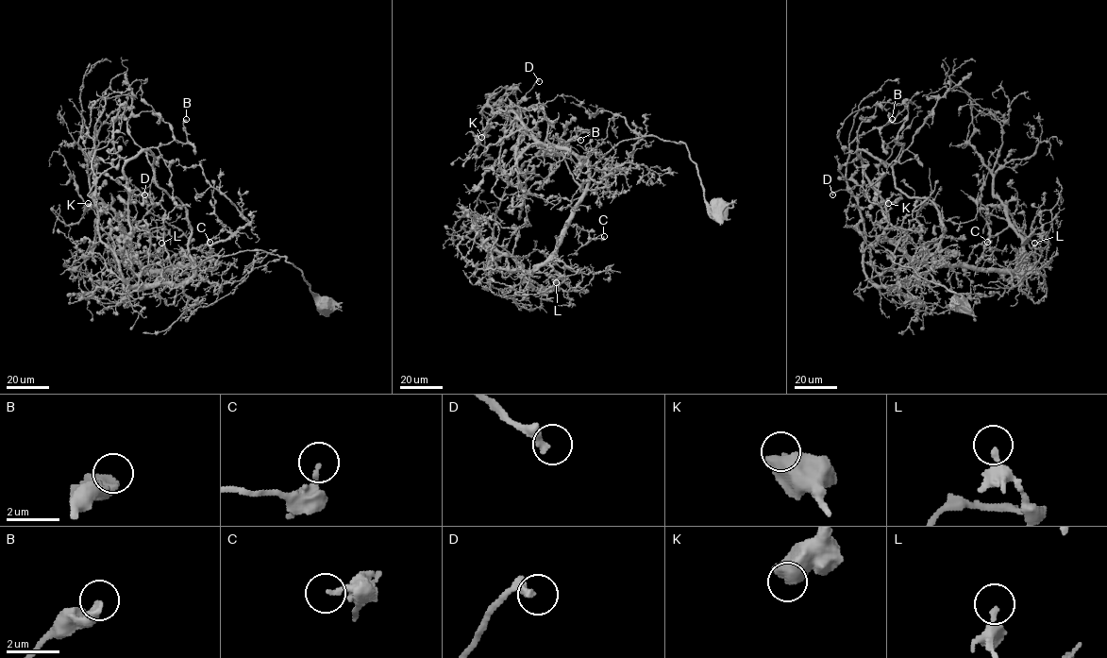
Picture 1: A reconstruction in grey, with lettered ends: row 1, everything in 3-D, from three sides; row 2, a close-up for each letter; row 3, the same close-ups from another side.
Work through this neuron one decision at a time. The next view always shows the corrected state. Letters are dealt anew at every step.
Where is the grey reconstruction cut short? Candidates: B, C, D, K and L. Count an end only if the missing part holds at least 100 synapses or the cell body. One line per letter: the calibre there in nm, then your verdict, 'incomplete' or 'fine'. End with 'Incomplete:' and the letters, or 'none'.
B: 420 nm | fine
C: 200 nm | fine
D: 240 nm | fine
K: 600 nm | fine
L: 260 nm | fine
Incomplete: none

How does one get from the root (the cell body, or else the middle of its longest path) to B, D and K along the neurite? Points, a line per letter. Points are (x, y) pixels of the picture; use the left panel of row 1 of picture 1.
B: (326, 303), (284, 257), (261, 250), (194, 265), (187, 210), (158, 186), (146, 152), (185, 143), (186, 119)
D: (326, 303), (261, 250), (197, 267), (187, 210), (148, 150), (123, 169), (144, 194)
K: (326, 303), (284, 257), (261, 250), (213, 255), (180, 283), (131, 286), (120, 272), (113, 240), (88, 203)

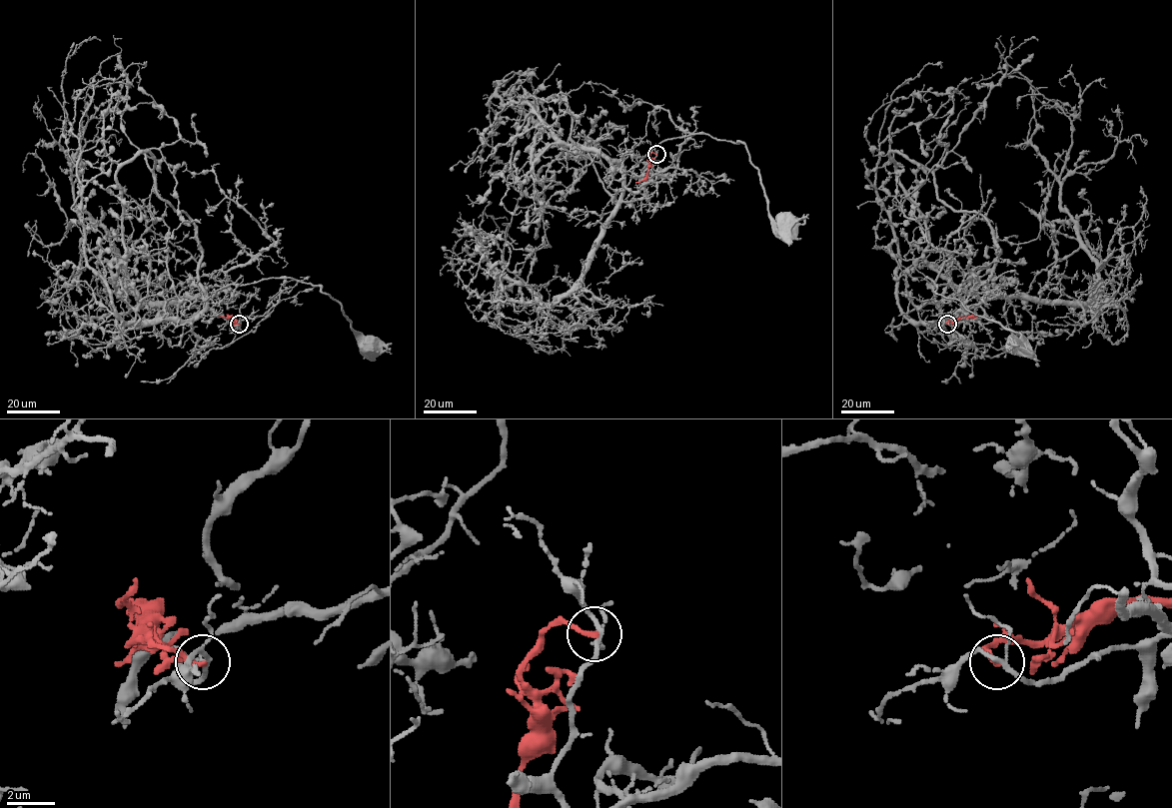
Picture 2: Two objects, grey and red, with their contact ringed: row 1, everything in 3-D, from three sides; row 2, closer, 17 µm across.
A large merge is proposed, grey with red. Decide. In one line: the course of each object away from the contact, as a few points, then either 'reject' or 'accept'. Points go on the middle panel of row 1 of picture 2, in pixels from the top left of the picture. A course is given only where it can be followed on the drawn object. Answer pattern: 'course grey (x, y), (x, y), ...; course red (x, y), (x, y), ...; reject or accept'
course grey (656, 154), (649, 181), (625, 186), (667, 140), (741, 142), (770, 218), (788, 220); course red (655, 154), (651, 153), (647, 158), (647, 174), (635, 183); reject

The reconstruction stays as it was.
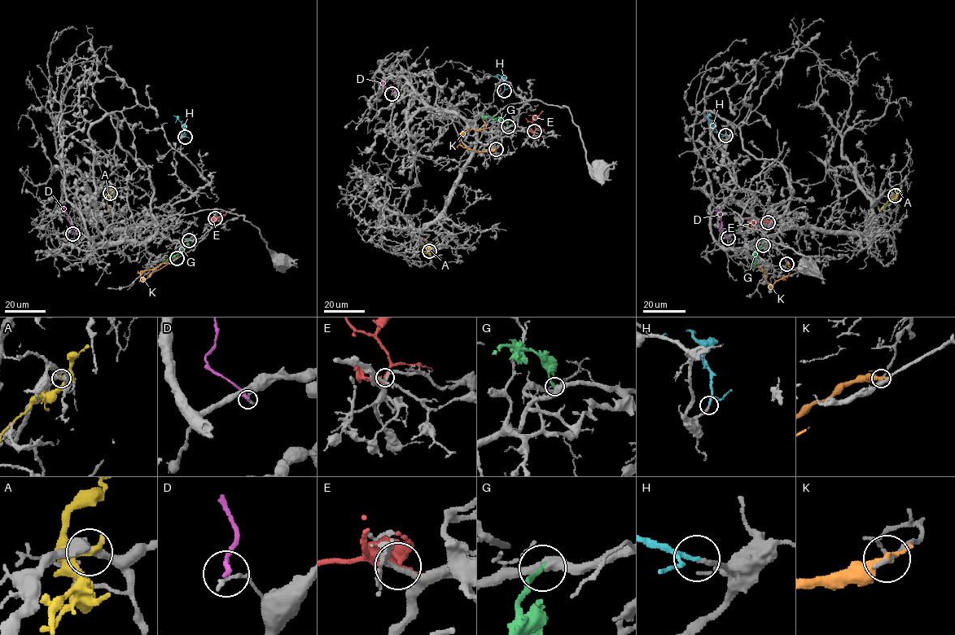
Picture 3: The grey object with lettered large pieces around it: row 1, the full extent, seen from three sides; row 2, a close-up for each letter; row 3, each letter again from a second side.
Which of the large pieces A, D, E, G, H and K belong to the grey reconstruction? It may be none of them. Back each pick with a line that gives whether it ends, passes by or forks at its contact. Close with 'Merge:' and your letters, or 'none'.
H: It passes by
Merge: H

